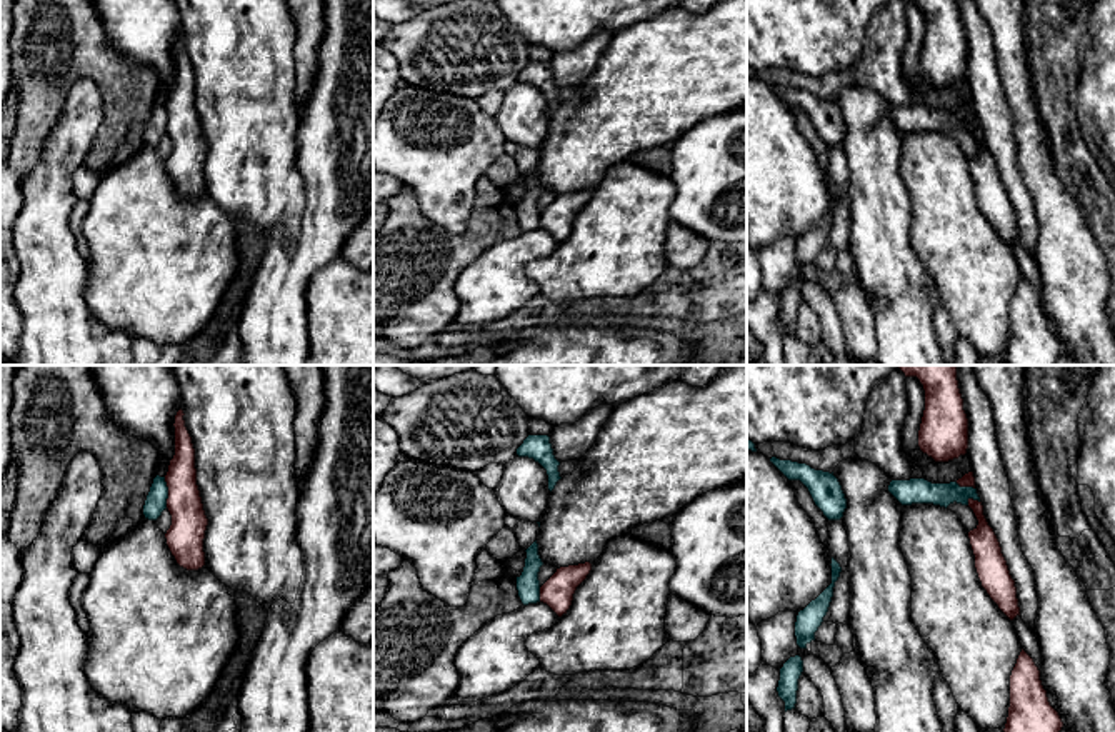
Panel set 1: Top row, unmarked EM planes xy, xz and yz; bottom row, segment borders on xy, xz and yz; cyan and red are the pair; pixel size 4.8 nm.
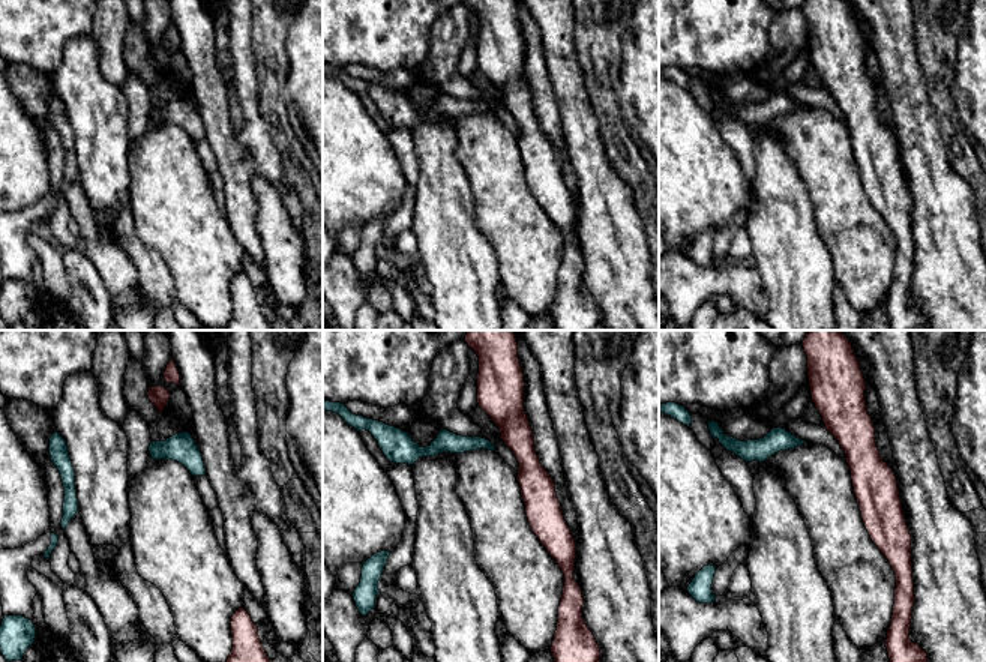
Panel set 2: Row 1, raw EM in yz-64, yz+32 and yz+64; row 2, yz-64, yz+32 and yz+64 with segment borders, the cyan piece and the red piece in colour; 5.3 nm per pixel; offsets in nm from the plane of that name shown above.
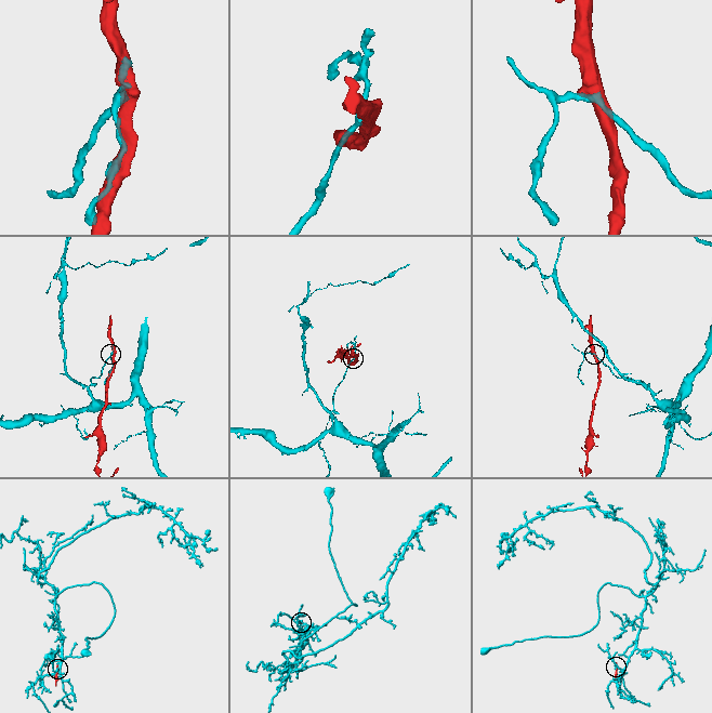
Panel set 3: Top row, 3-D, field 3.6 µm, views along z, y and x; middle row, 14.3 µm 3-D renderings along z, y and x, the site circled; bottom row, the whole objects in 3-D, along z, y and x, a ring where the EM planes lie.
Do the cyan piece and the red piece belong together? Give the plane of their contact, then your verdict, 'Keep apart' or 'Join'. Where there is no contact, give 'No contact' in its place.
Touches cyan in xy. Keep apart

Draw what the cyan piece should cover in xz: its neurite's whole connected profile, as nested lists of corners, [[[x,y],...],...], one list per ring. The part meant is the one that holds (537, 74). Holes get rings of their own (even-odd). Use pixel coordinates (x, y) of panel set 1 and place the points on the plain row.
[[[528,62],[517,75],[518,83],[528,83],[538,88],[548,102],[548,117],[552,118],[562,105],[558,98],[560,88],[553,82],[548,62]]]

